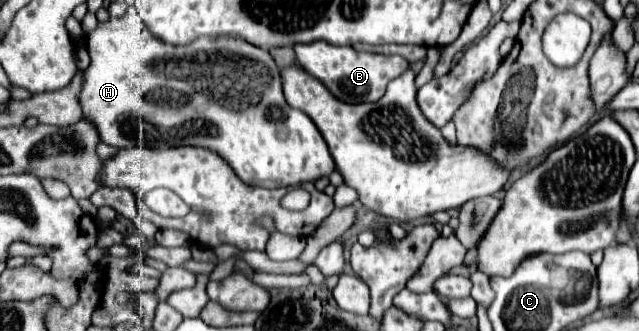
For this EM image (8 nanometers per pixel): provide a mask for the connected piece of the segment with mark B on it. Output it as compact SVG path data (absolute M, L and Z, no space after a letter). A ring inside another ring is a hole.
M313 41L305 45L295 45L297 63L315 79L319 79L337 99L345 103L369 103L385 95L385 87L391 79L399 77L409 69L409 61L399 55L373 55L355 51L353 47L337 47L327 41ZM339 81L339 83L335 83Z

